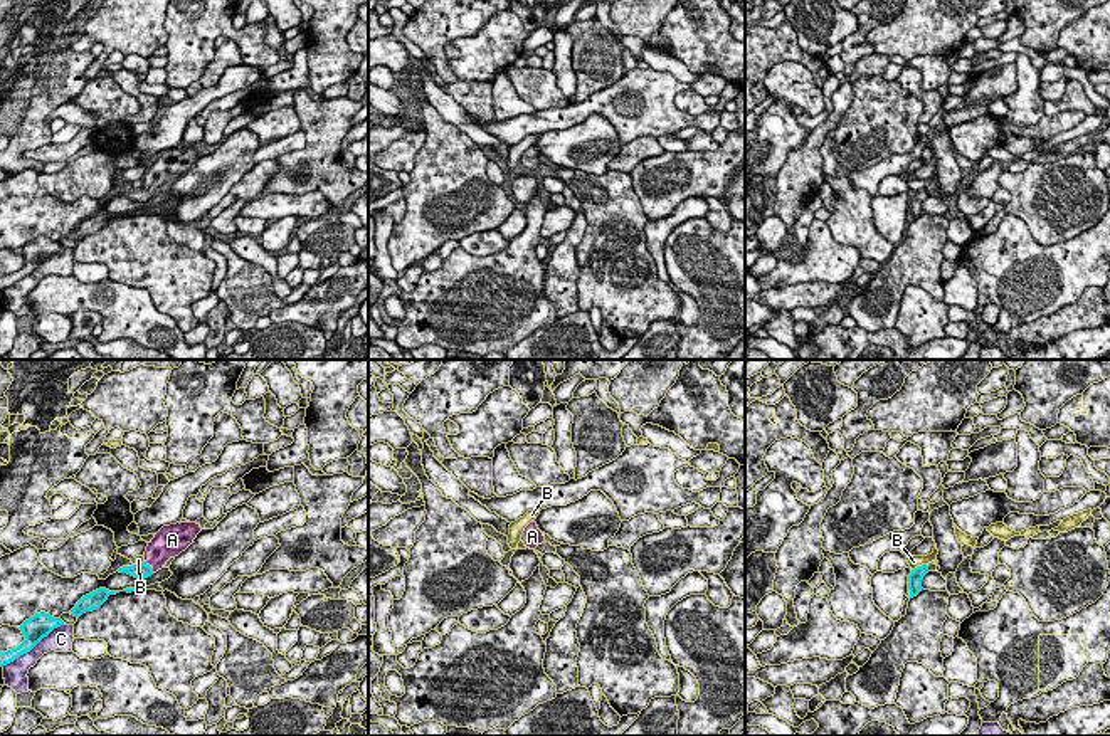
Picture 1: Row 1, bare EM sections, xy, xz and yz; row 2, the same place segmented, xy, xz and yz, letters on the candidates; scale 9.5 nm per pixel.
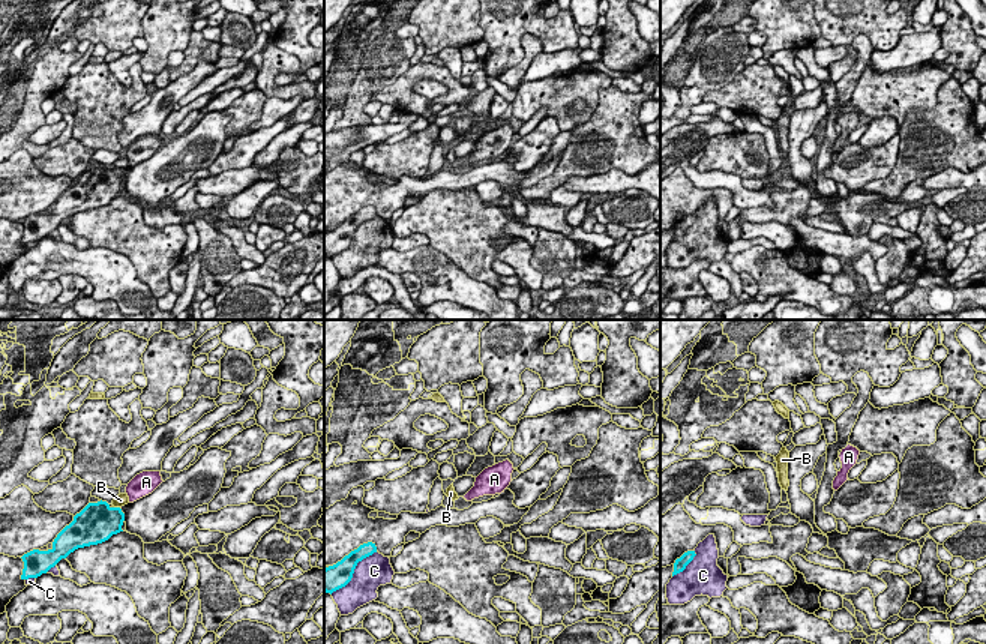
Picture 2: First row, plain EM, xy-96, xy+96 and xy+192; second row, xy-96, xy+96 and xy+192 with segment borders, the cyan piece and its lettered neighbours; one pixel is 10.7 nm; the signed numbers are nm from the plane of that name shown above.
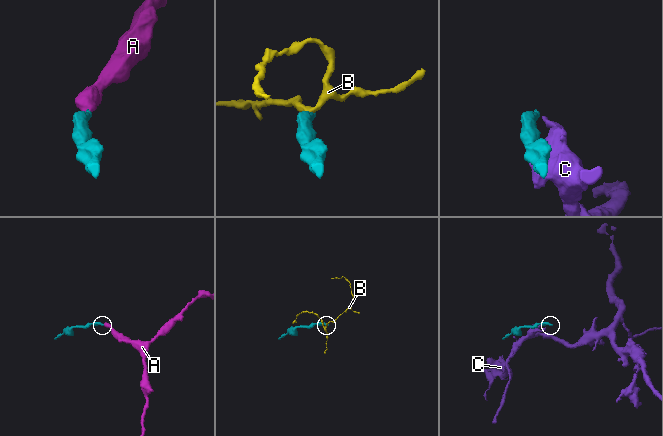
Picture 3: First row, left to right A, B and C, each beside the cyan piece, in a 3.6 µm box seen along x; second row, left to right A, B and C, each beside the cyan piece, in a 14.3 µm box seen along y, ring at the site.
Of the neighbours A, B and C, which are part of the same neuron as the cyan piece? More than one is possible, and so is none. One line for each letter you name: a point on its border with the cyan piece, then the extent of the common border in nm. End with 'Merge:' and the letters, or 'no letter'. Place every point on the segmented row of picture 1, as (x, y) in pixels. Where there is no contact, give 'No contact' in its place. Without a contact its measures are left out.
A: Touches cyan at xy (150, 567). Shared border 150 nm
Merge: A

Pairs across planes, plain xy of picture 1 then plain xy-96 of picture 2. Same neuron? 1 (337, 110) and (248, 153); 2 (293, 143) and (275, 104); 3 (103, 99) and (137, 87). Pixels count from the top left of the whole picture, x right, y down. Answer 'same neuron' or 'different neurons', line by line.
1: different neurons
2: same neuron
3: same neuron

